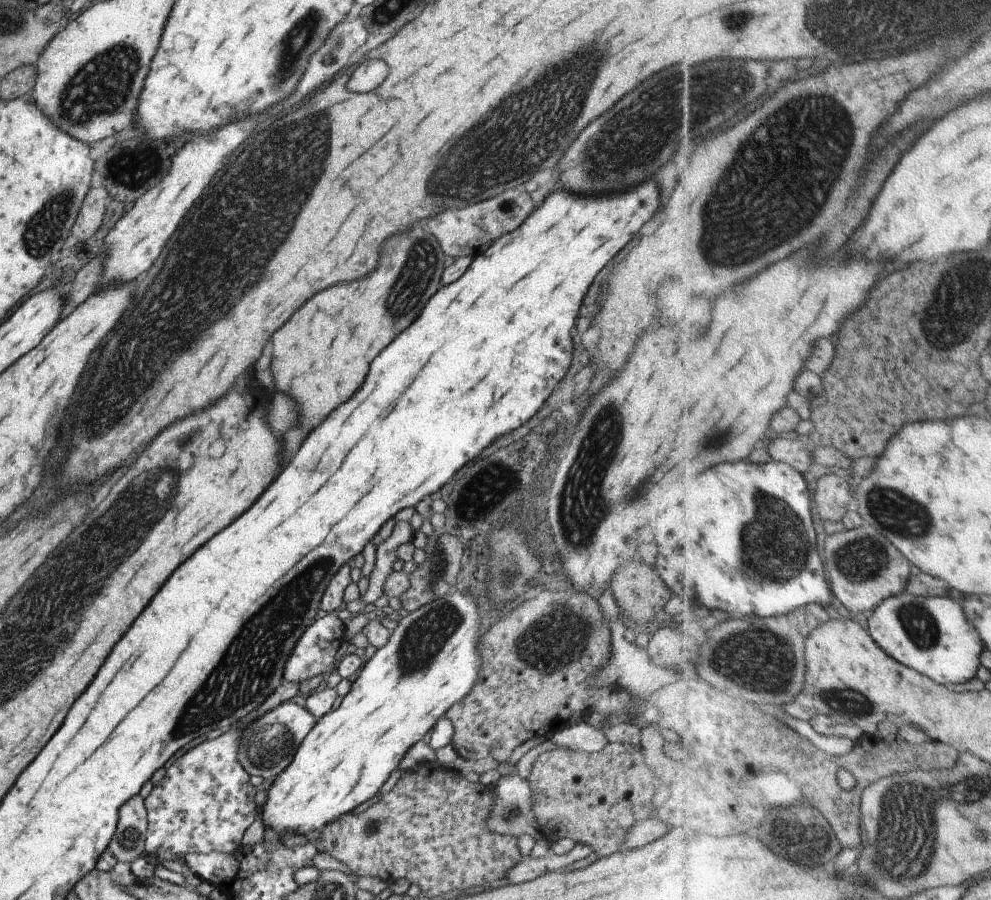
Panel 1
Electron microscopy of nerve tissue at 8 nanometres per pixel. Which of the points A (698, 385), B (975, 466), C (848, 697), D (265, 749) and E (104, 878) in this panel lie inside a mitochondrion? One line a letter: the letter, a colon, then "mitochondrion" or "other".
A: other
B: other
C: mitochondrion
D: mitochondrion
E: other

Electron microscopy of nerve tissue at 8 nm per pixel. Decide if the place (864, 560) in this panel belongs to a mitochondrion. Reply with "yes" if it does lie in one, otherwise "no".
yes

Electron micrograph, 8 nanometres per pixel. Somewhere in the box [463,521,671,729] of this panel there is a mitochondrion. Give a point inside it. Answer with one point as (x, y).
(559, 638)

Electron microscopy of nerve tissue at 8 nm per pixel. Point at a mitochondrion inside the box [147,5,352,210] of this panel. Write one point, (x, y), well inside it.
(296, 41)

